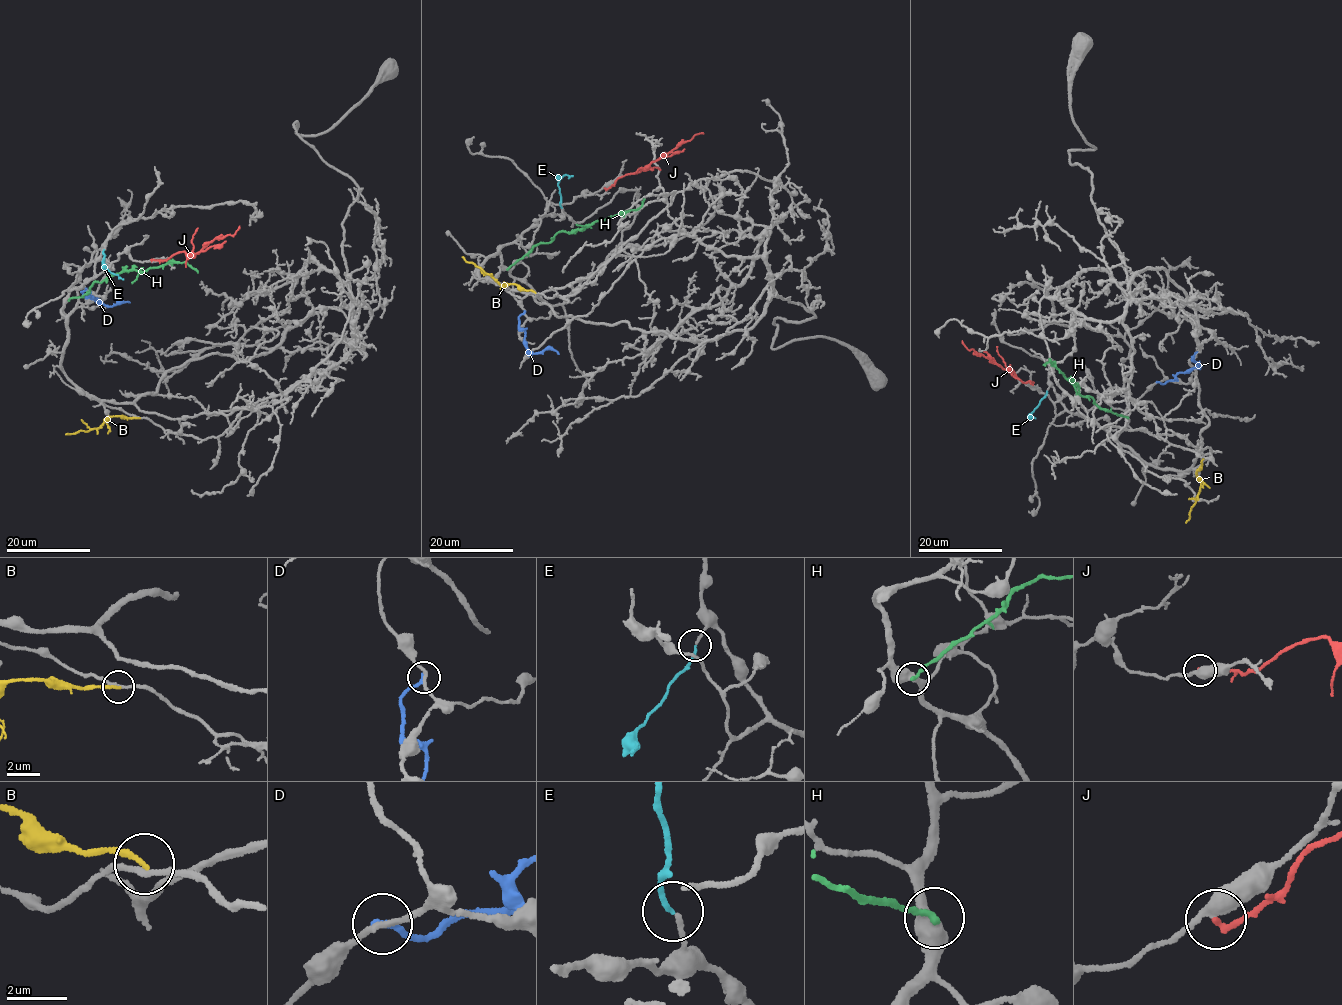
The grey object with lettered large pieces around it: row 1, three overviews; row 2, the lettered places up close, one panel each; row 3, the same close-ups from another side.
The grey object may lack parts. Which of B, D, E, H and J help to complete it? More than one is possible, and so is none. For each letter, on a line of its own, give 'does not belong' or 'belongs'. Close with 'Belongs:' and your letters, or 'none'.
B: belongs
D: does not belong
E: belongs
H: does not belong
J: does not belong
Belongs: B, E

